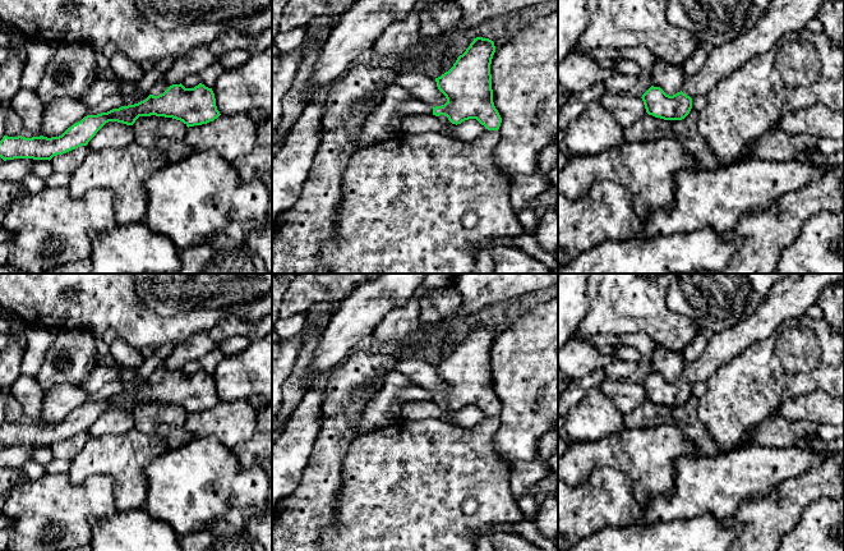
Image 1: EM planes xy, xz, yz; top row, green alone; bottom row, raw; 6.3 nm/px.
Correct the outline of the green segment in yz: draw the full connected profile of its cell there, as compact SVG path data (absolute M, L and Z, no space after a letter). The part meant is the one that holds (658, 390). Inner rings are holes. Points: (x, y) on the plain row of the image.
M790 274L783 277L747 318L707 335L704 353L684 366L678 380L669 382L660 373L651 372L641 384L646 399L664 407L684 405L695 382L707 381L720 366L752 344L767 339L785 320L806 314L826 286L841 280L844 274Z

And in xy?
M160 364L146 386L107 399L87 401L59 423L4 422L0 427L0 444L4 447L14 445L50 447L56 441L87 432L109 408L133 412L139 403L151 401L172 404L189 414L213 408L221 400L217 396L212 375L202 369L194 375L185 375L181 369L170 372L163 364Z

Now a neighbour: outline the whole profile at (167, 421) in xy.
M139 403L132 412L134 428L163 437L169 450L179 449L194 436L185 428L186 410L165 403Z

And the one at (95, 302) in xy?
M0 274L0 306L24 327L82 329L94 336L112 329L140 352L146 346L176 346L227 317L257 323L272 313L272 290L229 309L162 317L137 295L133 274Z

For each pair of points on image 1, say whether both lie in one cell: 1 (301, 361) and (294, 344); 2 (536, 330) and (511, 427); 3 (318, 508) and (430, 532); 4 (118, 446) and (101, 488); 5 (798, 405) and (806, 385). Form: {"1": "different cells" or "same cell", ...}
{"1": "different cells", "2": "same cell", "3": "different cells", "4": "different cells", "5": "different cells"}

